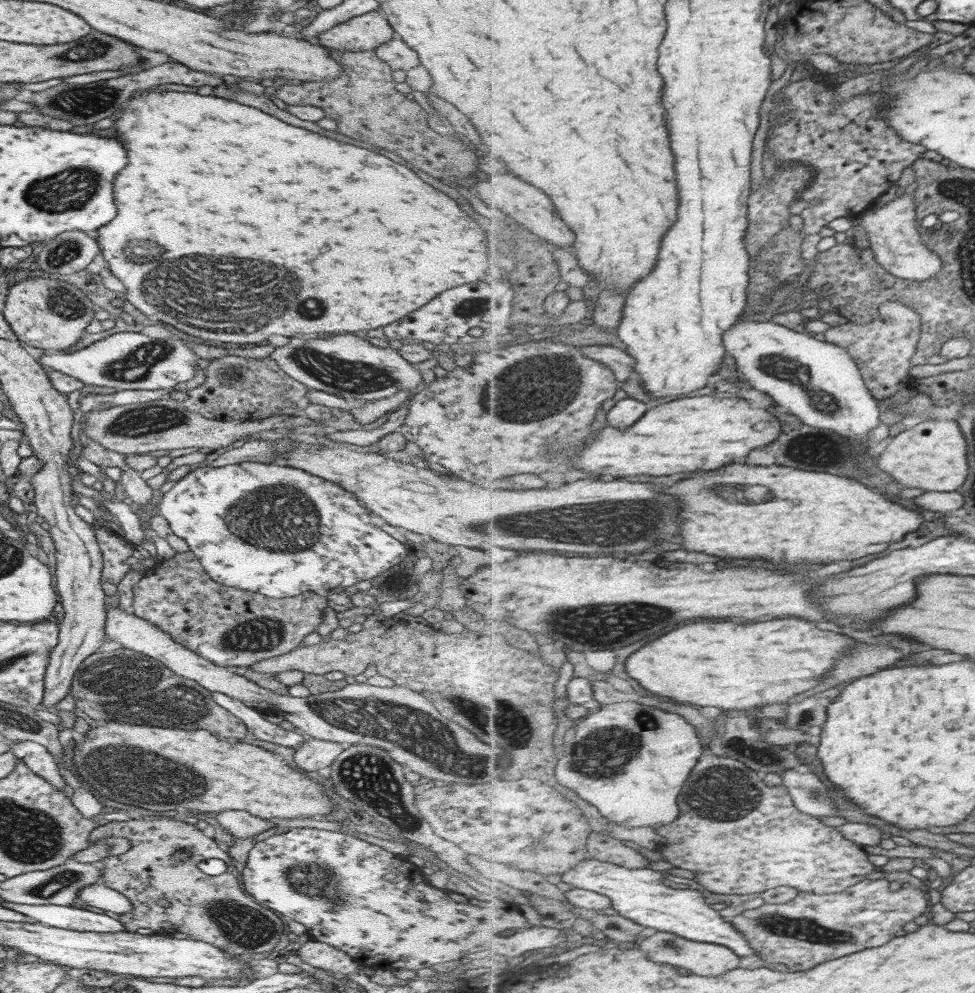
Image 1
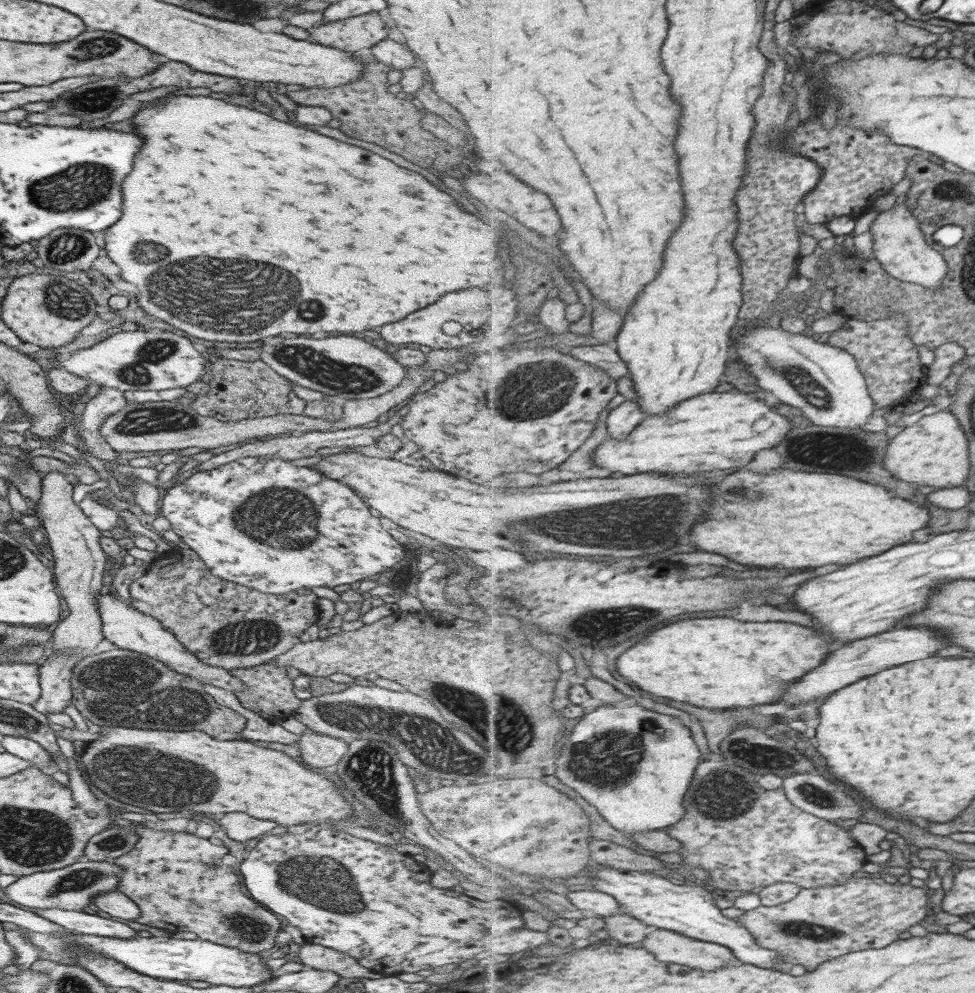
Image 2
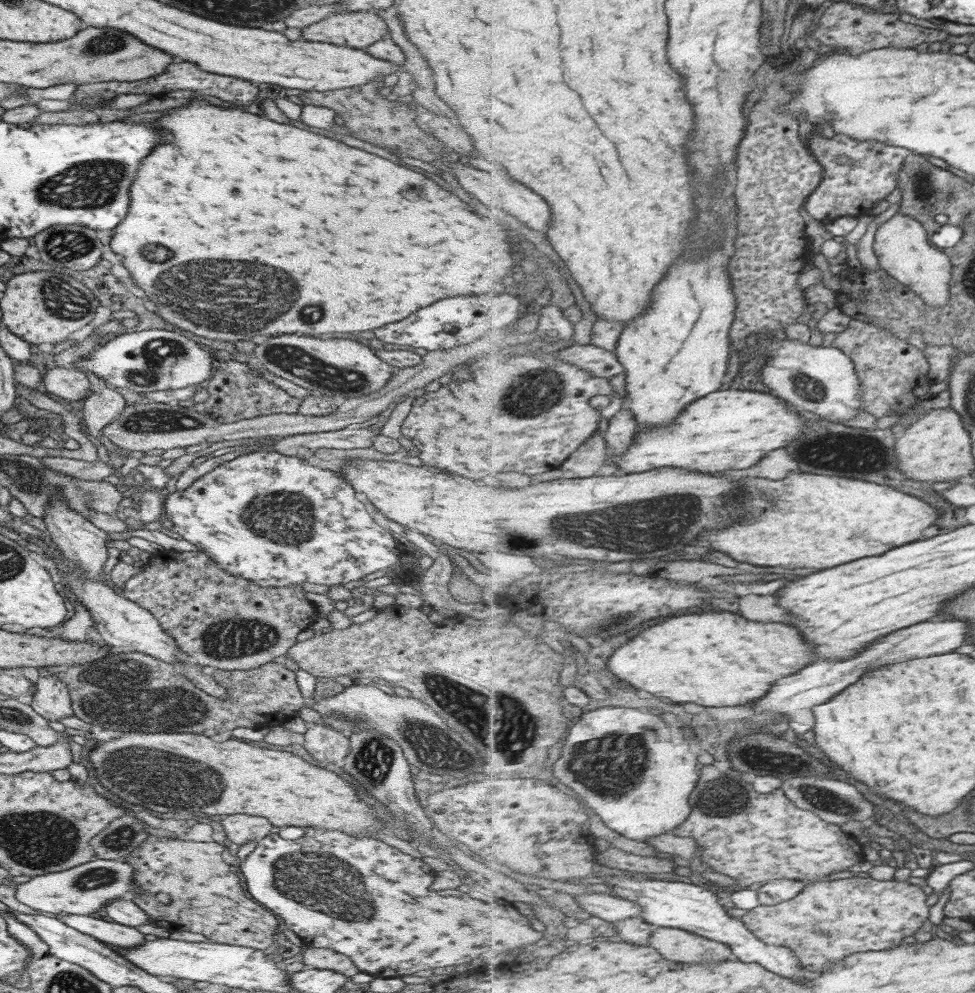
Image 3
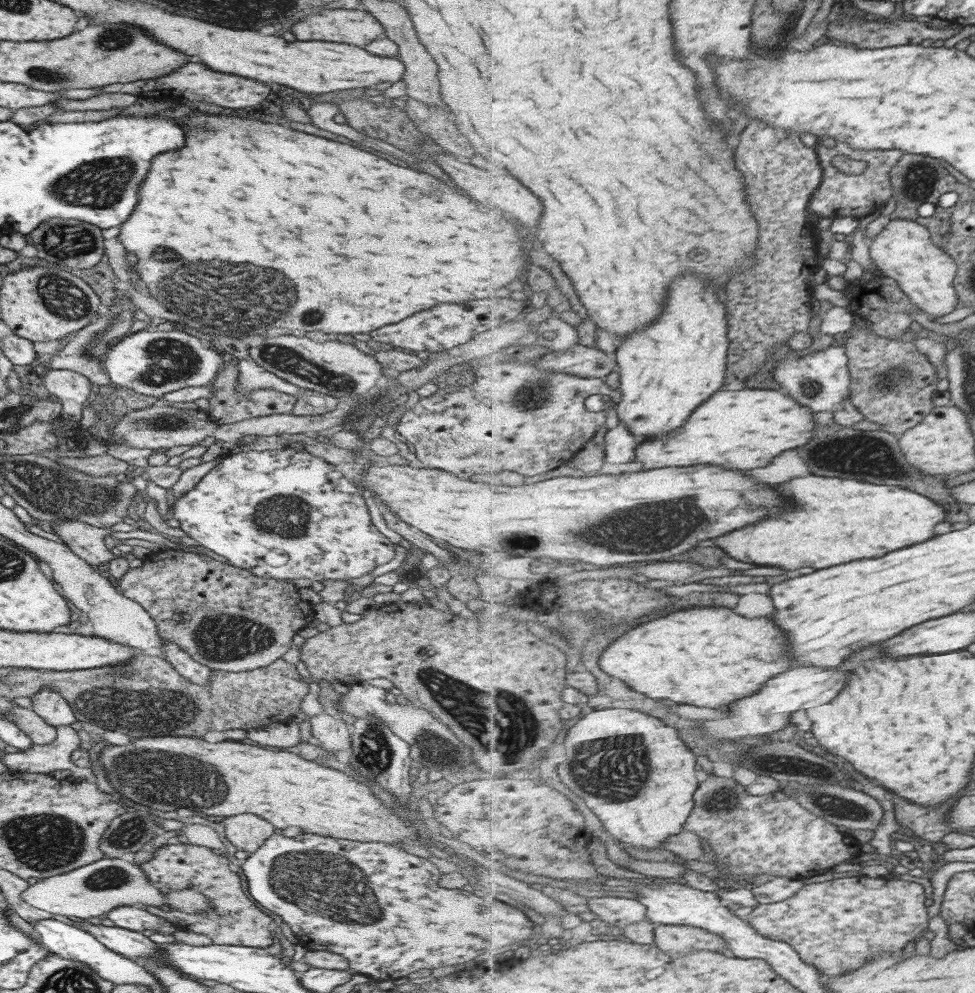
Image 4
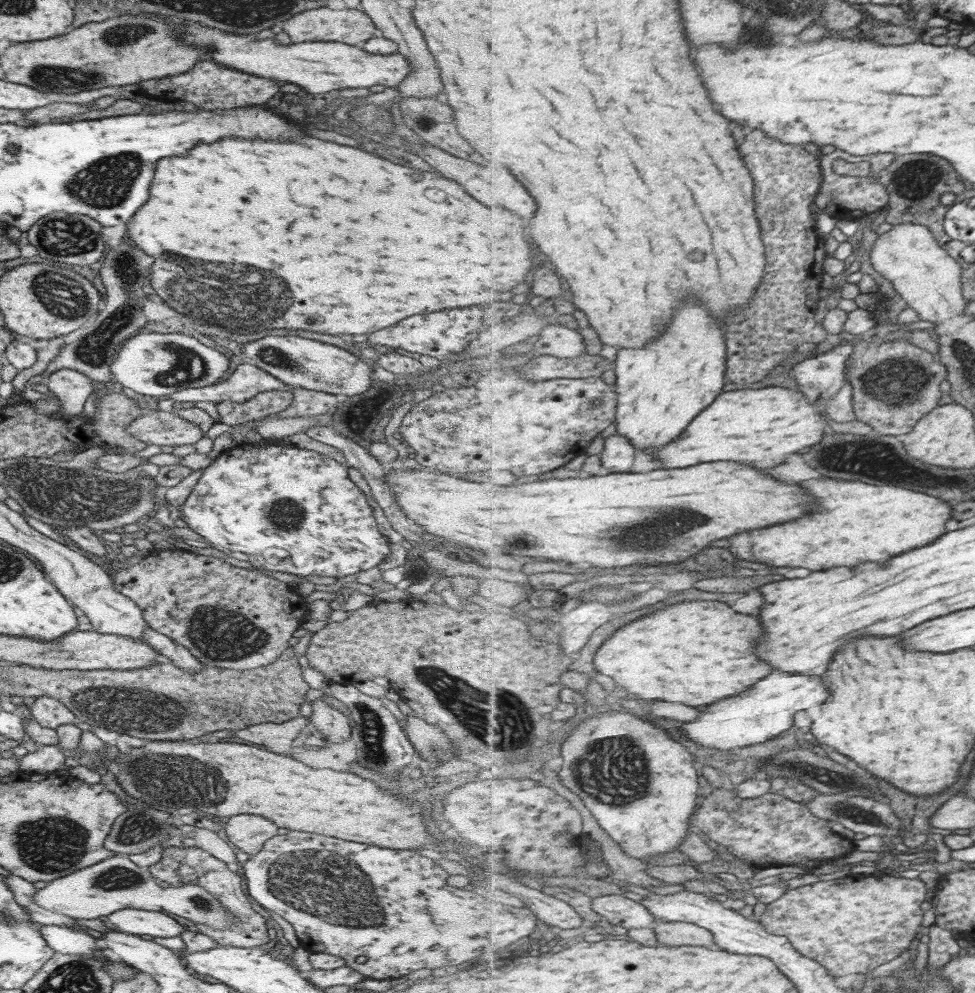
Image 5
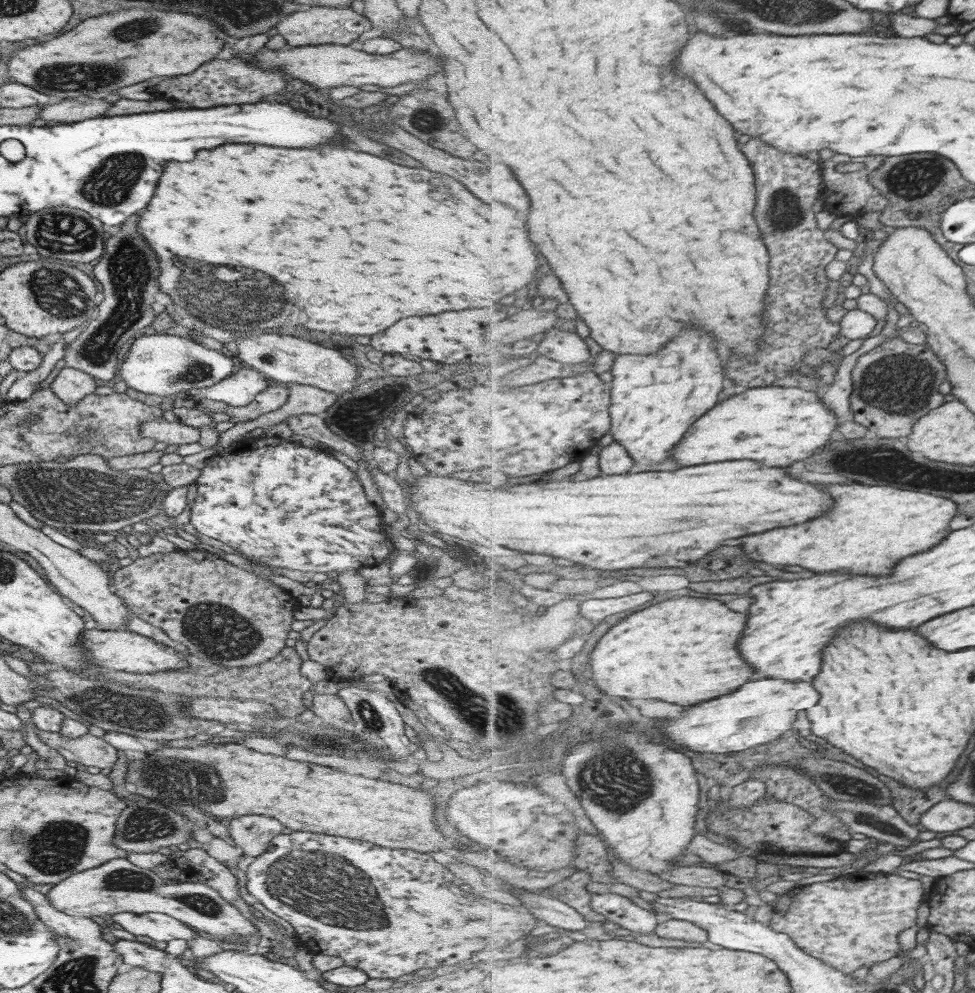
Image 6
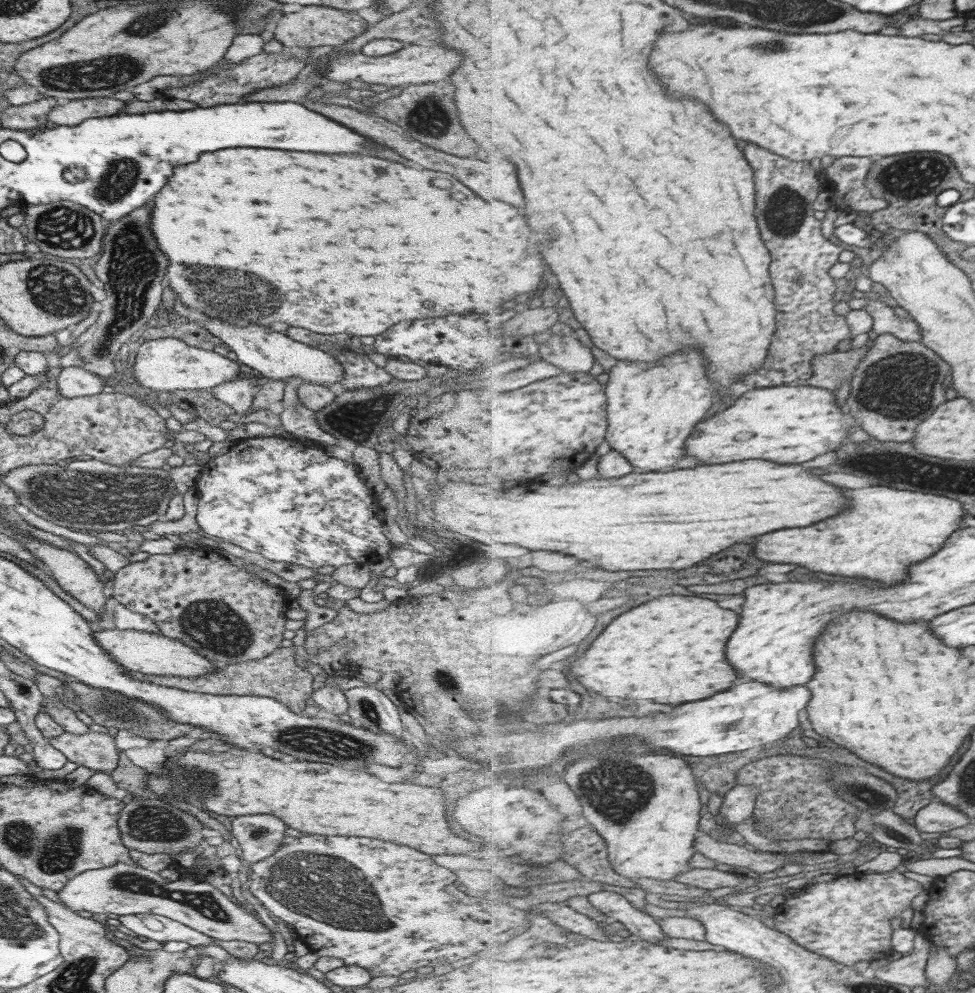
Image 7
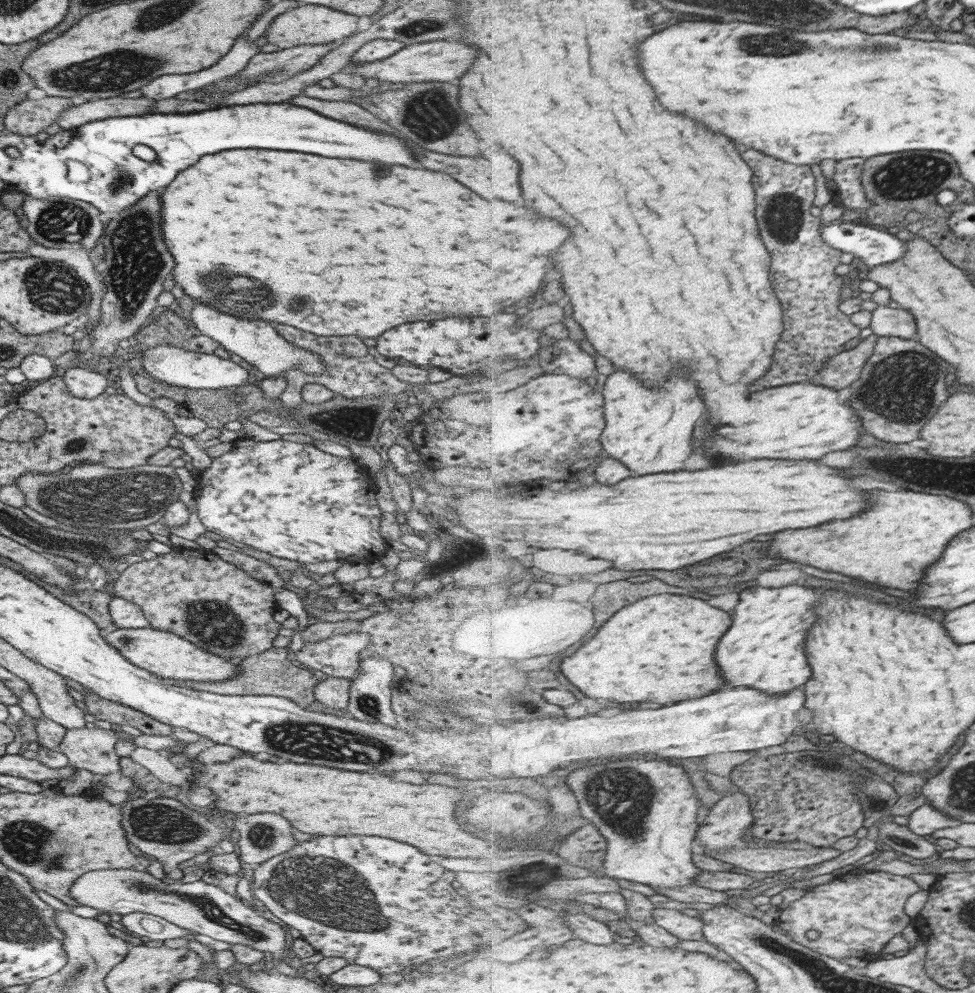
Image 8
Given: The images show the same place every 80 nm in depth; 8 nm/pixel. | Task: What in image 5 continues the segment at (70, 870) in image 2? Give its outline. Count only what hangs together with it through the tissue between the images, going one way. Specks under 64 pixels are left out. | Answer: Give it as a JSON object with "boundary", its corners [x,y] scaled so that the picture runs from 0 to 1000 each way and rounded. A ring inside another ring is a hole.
{"boundary":[[[118,861],[89,874],[73,878],[70,882],[52,886],[44,894],[36,895],[33,907],[46,916],[58,918],[75,925],[95,926],[124,916],[137,914],[153,918],[172,918],[198,930],[206,930],[219,936],[237,933],[238,920],[233,918],[216,899],[204,891],[165,893],[155,883],[151,874],[143,874],[130,862]]]}

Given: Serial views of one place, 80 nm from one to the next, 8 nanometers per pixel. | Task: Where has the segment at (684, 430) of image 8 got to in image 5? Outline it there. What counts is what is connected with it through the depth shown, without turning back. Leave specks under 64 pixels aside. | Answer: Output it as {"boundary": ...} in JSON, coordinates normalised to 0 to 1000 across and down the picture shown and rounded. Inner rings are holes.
{"boundary":[[[711,298],[696,310],[696,318],[692,318],[692,326],[672,342],[672,346],[664,346],[664,350],[655,352],[635,352],[631,363],[632,385],[630,389],[634,397],[632,410],[633,436],[649,443],[655,453],[678,451],[690,445],[709,423],[719,417],[725,409],[733,405],[733,401],[742,395],[744,389],[744,373],[746,373],[746,346],[742,338],[742,330],[735,320],[729,320],[727,312],[713,302]]]}

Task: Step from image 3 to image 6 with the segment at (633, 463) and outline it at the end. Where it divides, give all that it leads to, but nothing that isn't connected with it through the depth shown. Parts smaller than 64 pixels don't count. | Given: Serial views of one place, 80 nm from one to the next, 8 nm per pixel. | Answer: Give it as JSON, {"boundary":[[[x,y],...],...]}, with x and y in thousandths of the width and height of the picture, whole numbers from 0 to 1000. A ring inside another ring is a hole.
{"boundary":[[[770,391],[737,405],[713,425],[705,443],[690,461],[696,469],[715,469],[744,463],[776,463],[791,469],[809,469],[846,449],[861,429],[861,421],[842,405],[843,399],[822,391]]]}

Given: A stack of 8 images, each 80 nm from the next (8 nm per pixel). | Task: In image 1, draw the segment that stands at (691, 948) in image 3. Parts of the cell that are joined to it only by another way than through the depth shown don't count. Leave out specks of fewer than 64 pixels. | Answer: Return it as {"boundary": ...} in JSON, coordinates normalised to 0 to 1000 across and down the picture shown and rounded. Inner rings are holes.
{"boundary":[[[674,938],[672,941],[659,946],[657,955],[671,969],[690,971],[705,975],[717,983],[739,983],[748,977],[754,977],[760,971],[760,965],[750,957],[739,951],[729,951],[725,949],[709,948],[693,941]]]}

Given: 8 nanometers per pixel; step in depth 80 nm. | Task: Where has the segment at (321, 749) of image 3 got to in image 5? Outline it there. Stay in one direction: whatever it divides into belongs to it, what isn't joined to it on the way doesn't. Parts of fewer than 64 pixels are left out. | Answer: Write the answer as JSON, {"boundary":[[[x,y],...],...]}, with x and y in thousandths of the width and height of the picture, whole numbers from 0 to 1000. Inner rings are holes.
{"boundary":[[[327,702],[318,709],[320,719],[316,725],[322,738],[326,738],[330,743],[332,741],[337,749],[350,749],[359,742],[360,733],[356,721],[337,712]]]}

